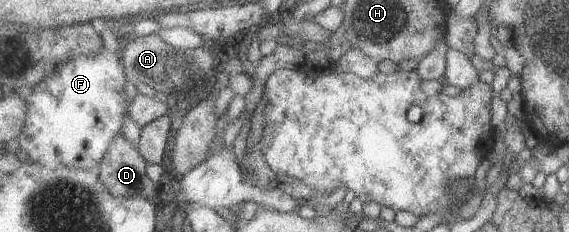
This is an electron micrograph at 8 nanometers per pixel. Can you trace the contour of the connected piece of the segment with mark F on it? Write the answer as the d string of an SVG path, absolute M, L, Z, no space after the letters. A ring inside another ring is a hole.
M109 49L101 52L99 56L79 56L71 59L71 62L54 69L46 81L41 82L34 89L24 92L24 98L29 104L29 116L27 116L27 128L20 136L21 148L24 149L29 161L49 166L53 170L61 166L83 168L83 170L95 170L99 174L107 162L107 152L113 144L113 140L123 132L125 116L130 112L129 94L125 90L128 74L122 54L114 53Z

